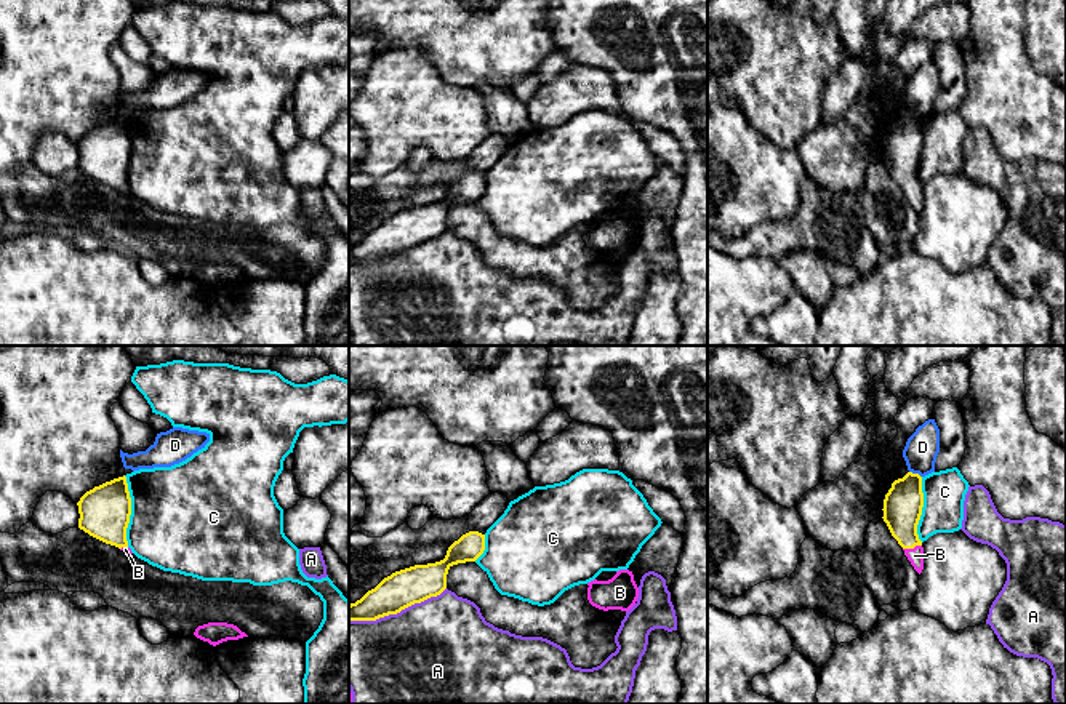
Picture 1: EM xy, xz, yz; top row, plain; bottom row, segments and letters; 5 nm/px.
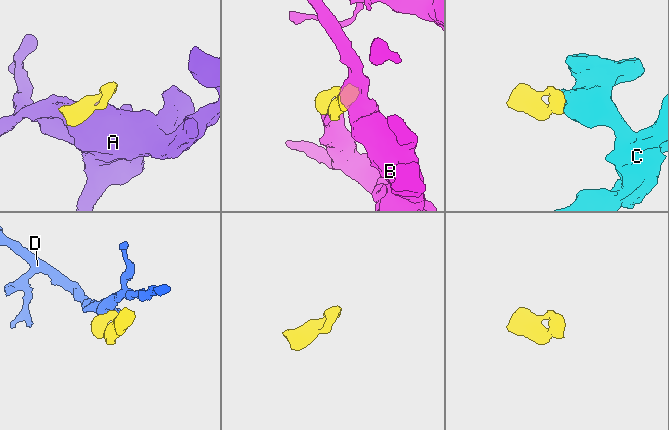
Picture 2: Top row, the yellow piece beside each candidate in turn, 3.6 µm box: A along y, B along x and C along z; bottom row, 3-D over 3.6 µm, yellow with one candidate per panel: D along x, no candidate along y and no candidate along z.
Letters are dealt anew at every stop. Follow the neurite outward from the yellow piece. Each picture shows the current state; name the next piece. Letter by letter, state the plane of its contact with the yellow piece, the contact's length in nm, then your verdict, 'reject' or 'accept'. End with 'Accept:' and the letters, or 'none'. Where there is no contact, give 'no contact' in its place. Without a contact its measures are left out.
A: meets yellow in xz; contact 500 nm long; reject
B: meets yellow in yz; contact 100 nm long; accept
C: meets yellow in xy; contact 360 nm long; reject
D: meets yellow in yz; contact 70 nm long; reject
Accept: B

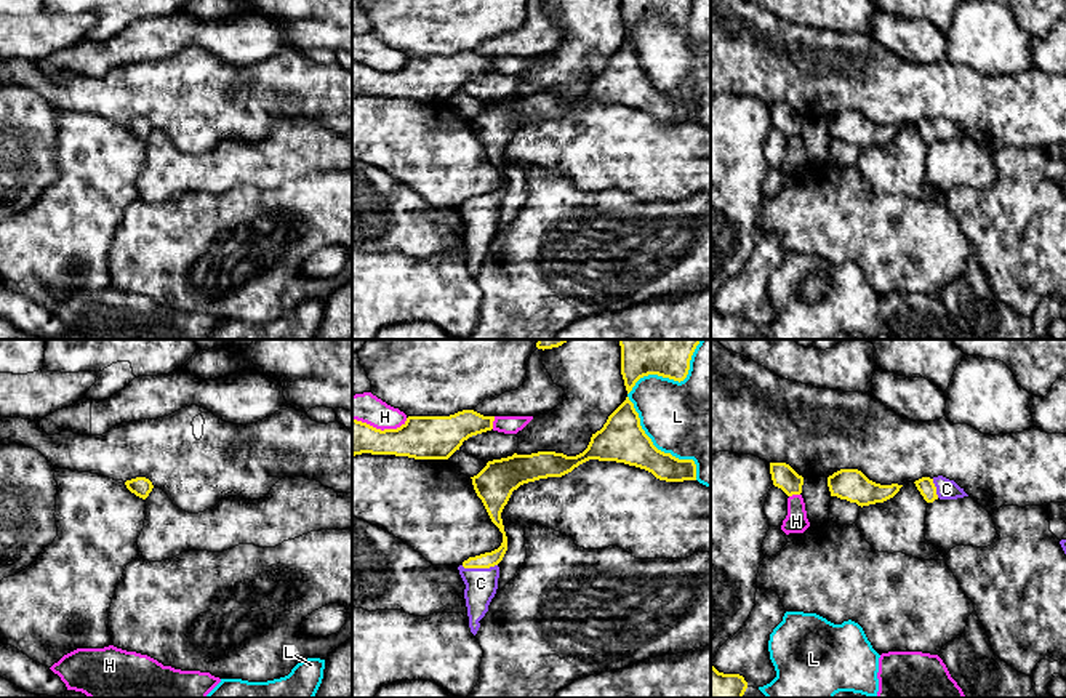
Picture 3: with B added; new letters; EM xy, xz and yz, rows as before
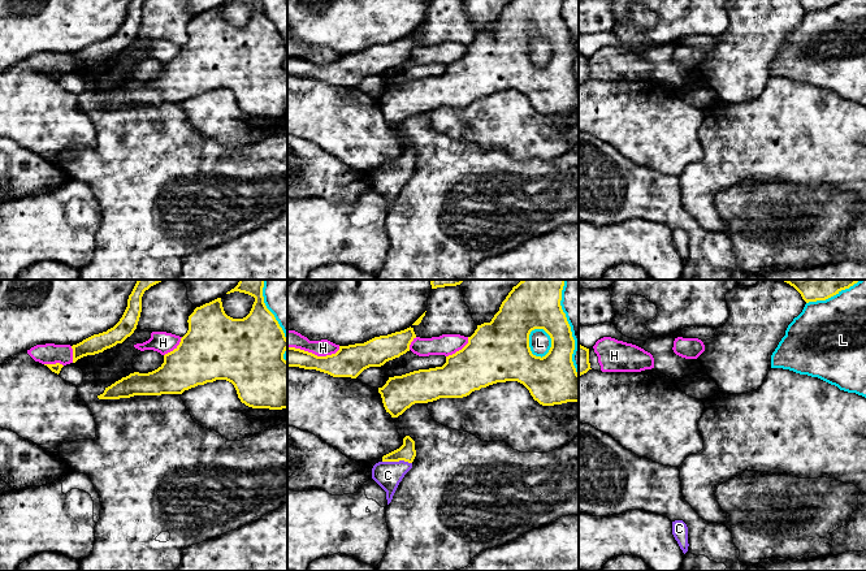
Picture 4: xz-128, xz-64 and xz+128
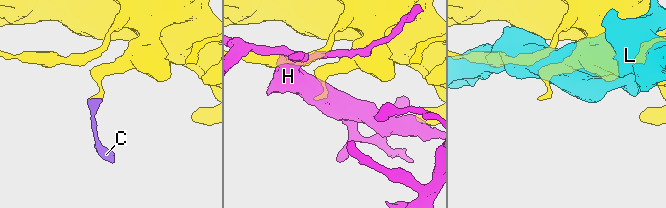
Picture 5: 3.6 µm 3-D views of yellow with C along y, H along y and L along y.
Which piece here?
C: meets yellow in xz; contact 180 nm long; accept
H: meets yellow in xz; contact 280 nm long; reject
L: meets yellow in xz; contact 700 nm long; reject
Accept: C

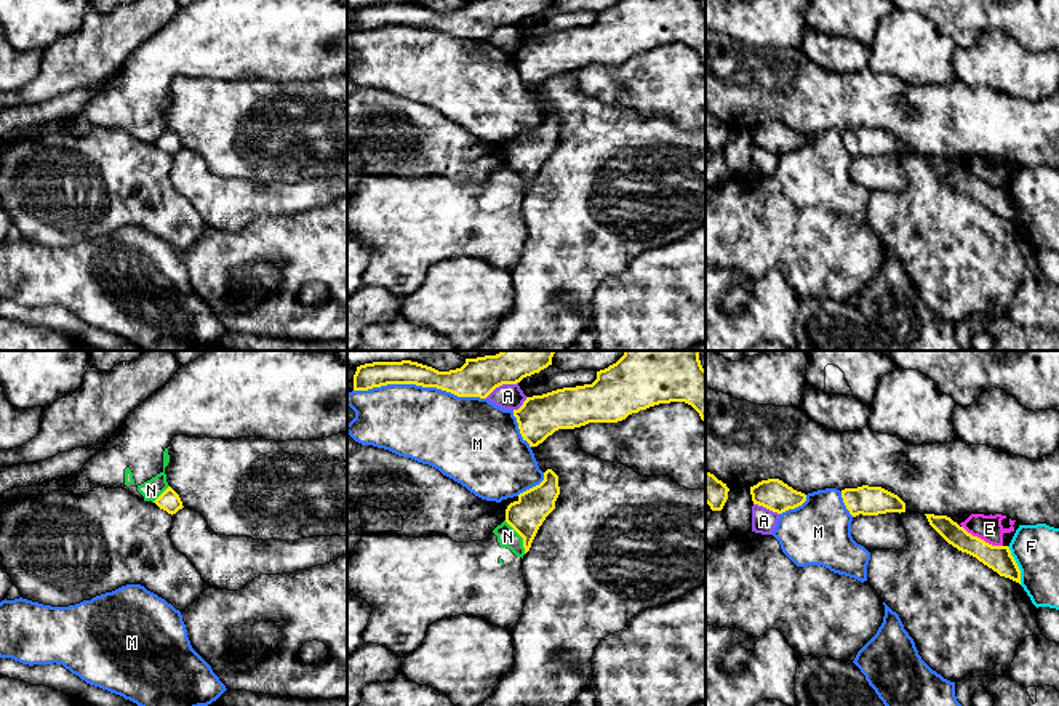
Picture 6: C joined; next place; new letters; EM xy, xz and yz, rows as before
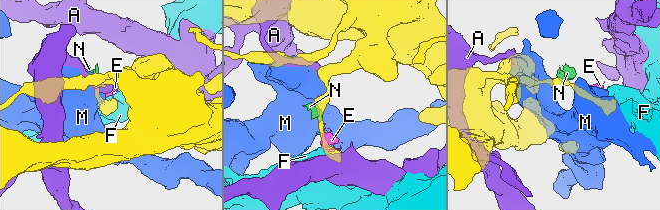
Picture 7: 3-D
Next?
A: meets yellow in xz; contact 190 nm long; reject
E: meets yellow in yz; contact 240 nm long; reject
F: meets yellow in yz; contact 200 nm long; reject
M: meets yellow in xz; contact 650 nm long; reject
N: meets yellow in xz; contact 200 nm long; reject
Accept: none

